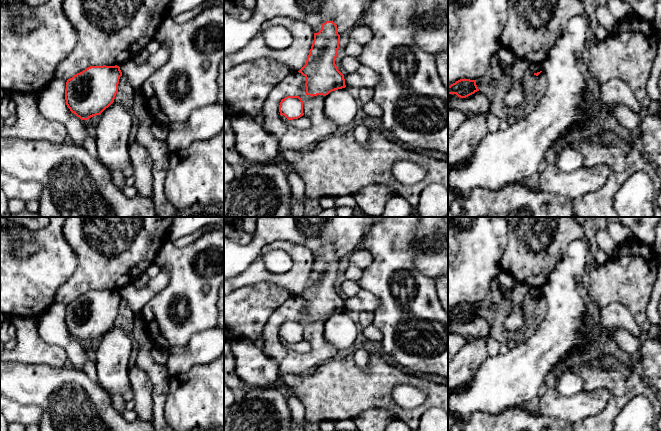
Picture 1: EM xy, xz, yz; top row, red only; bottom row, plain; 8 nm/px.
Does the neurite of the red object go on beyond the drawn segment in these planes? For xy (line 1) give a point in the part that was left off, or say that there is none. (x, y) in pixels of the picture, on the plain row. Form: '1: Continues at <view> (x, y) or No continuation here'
1: No continuation here

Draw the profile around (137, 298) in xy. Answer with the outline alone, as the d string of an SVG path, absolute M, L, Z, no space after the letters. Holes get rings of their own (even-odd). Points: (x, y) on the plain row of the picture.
M161 269L160 272L151 278L143 288L137 288L133 283L120 289L120 294L125 299L134 313L140 314L146 303L157 293L166 287L170 280L169 271Z

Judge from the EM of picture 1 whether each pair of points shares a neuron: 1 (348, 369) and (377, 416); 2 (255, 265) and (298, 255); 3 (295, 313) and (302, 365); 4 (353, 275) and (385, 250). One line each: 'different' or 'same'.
1: different
2: same
3: same
4: different

